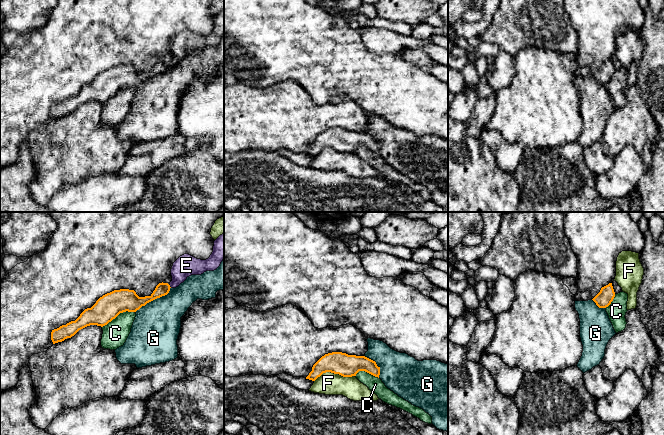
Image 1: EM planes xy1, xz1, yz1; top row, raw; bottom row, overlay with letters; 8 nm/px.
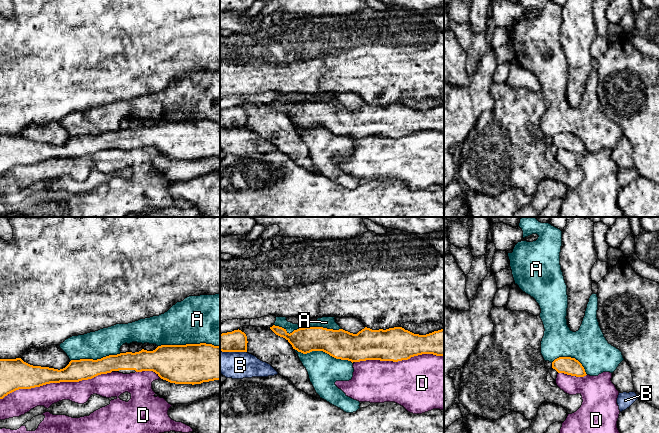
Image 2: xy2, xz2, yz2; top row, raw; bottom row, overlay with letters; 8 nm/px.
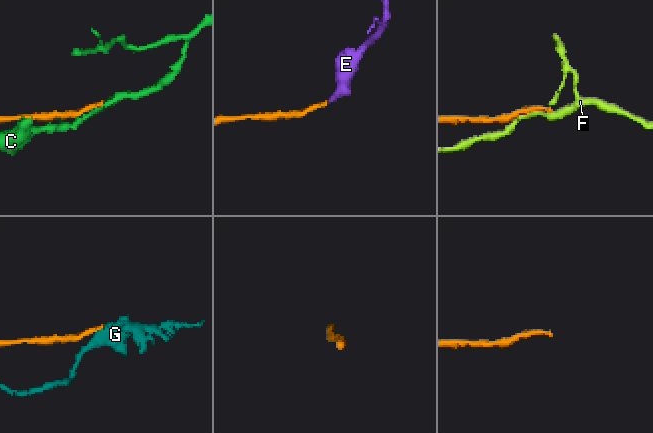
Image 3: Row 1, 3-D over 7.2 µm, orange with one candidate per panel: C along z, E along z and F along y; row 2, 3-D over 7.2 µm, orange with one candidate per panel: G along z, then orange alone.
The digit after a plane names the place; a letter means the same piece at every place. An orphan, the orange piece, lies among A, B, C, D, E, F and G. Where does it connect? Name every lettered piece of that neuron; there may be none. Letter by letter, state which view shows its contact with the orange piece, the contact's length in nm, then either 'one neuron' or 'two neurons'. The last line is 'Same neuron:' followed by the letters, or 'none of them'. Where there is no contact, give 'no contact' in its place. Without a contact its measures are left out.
A: xz2 | 550 nm | two neurons
B: xz2 | 220 nm | two neurons
C: xy1 | 300 nm | two neurons
D: xy2 | 900 nm | two neurons
E: xy1 | 30 nm | one neuron
F: xz1 | 340 nm | two neurons
G: xy1 | 360 nm | two neurons
Same neuron: E

